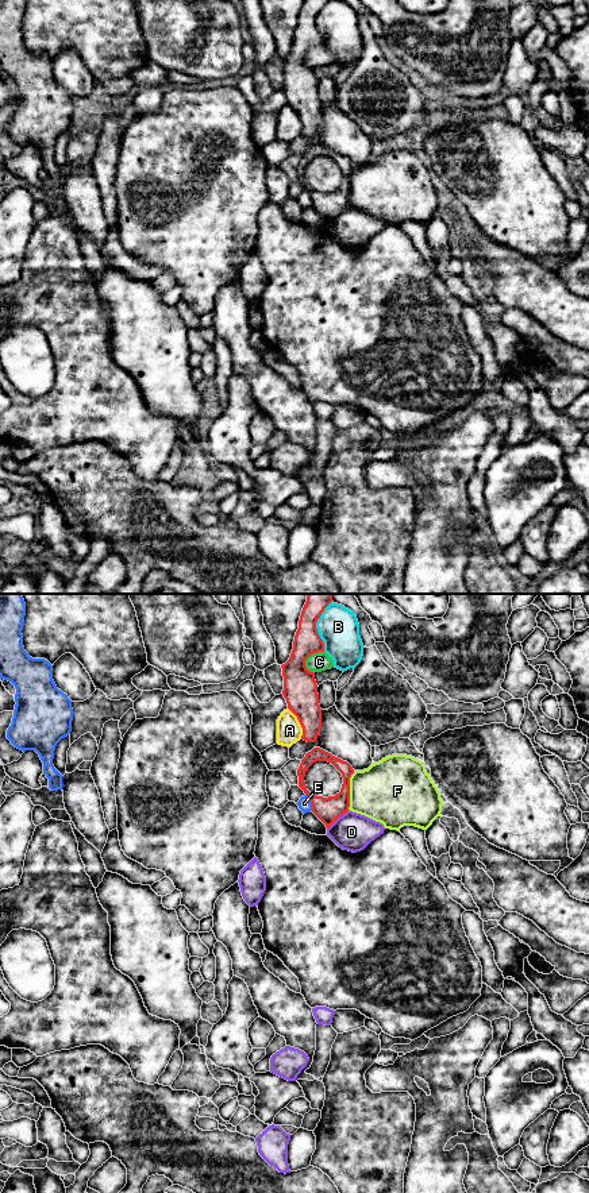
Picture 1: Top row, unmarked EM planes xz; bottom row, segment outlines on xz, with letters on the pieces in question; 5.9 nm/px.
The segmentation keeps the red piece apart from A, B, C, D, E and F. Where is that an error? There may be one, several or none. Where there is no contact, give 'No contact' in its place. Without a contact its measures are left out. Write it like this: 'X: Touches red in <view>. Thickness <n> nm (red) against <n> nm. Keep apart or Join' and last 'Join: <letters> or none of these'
A: Touches red in xz. Thickness 200 nm (red) against 150 nm. Keep apart
B: Touches red in xz. Thickness 160 nm (red) against 240 nm. Keep apart
C: Touches red in xz. Thickness 200 nm (red) against 120 nm. Keep apart
D: Touches red in xz. Thickness 150 nm (red) against 220 nm. Keep apart
E: Touches red in xz. Thickness 150 nm (red) against 80 nm. Keep apart
F: Touches red in xz. Thickness 150 nm (red) against 380 nm. Keep apart
Join: none of these

